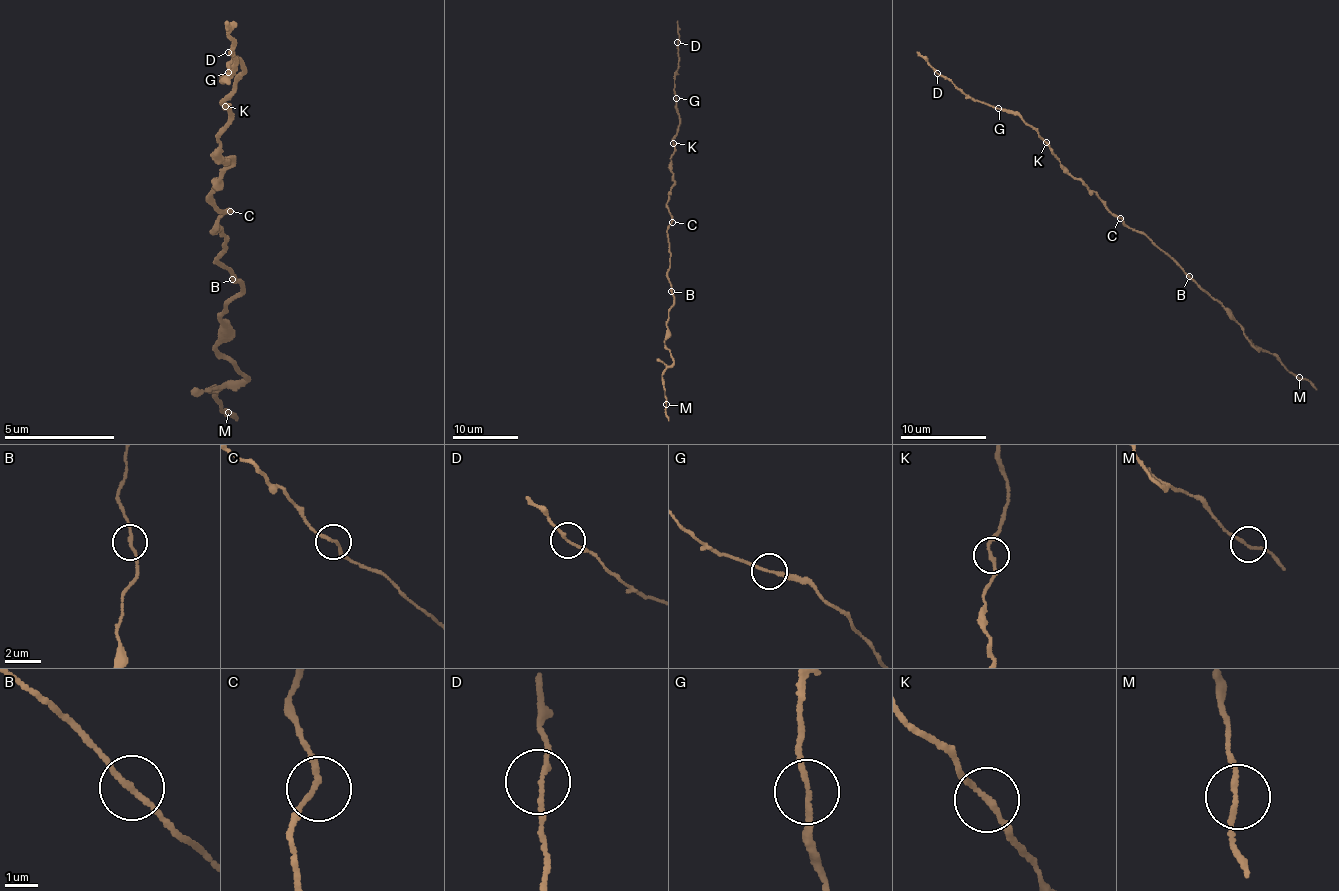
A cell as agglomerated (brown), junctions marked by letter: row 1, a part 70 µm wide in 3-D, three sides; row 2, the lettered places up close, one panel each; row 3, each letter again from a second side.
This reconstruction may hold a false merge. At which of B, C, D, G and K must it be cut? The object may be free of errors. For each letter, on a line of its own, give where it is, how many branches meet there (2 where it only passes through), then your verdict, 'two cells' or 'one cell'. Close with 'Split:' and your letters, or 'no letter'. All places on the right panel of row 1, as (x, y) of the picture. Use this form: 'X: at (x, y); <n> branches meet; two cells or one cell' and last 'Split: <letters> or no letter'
B: at (1189, 276); 2 branches meet; one cell
C: at (1120, 218); 2 branches meet; one cell
D: at (937, 73); 2 branches meet; one cell
G: at (998, 108); 2 branches meet; one cell
K: at (1046, 142); 2 branches meet; one cell
Split: no letter

